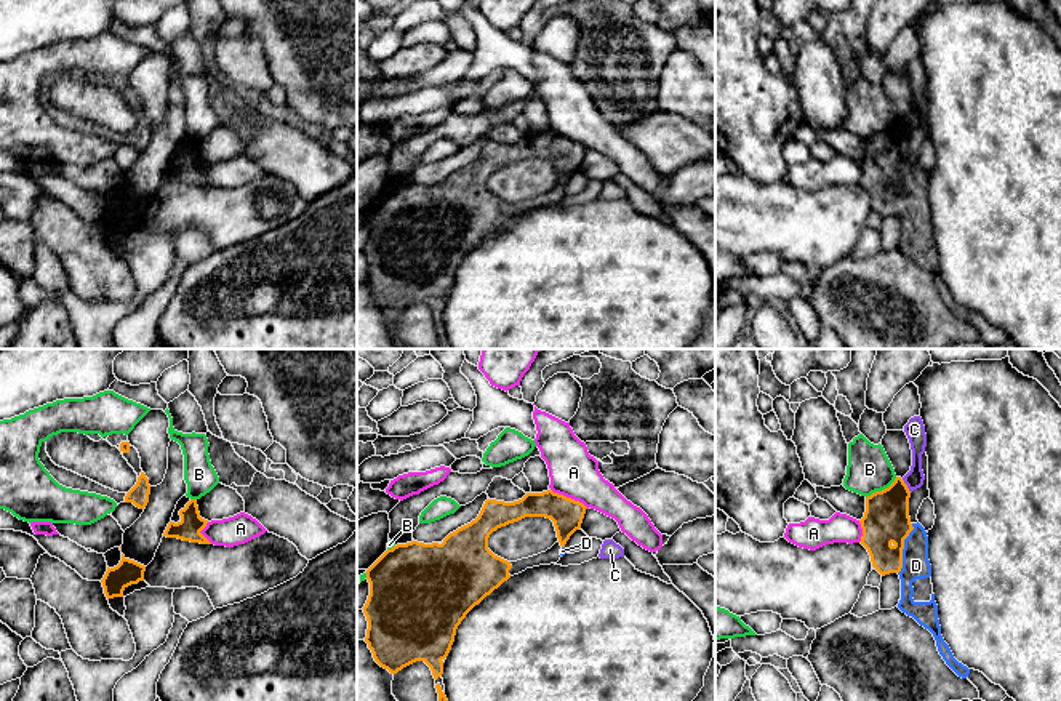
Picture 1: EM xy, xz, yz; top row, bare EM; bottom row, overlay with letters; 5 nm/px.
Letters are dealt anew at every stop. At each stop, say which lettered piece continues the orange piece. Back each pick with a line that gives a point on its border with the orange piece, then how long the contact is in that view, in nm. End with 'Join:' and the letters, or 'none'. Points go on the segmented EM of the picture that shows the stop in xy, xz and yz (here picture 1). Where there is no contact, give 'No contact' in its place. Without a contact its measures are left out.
D: Touches orange at yz (903, 548). Shared border 260 nm
Join: D

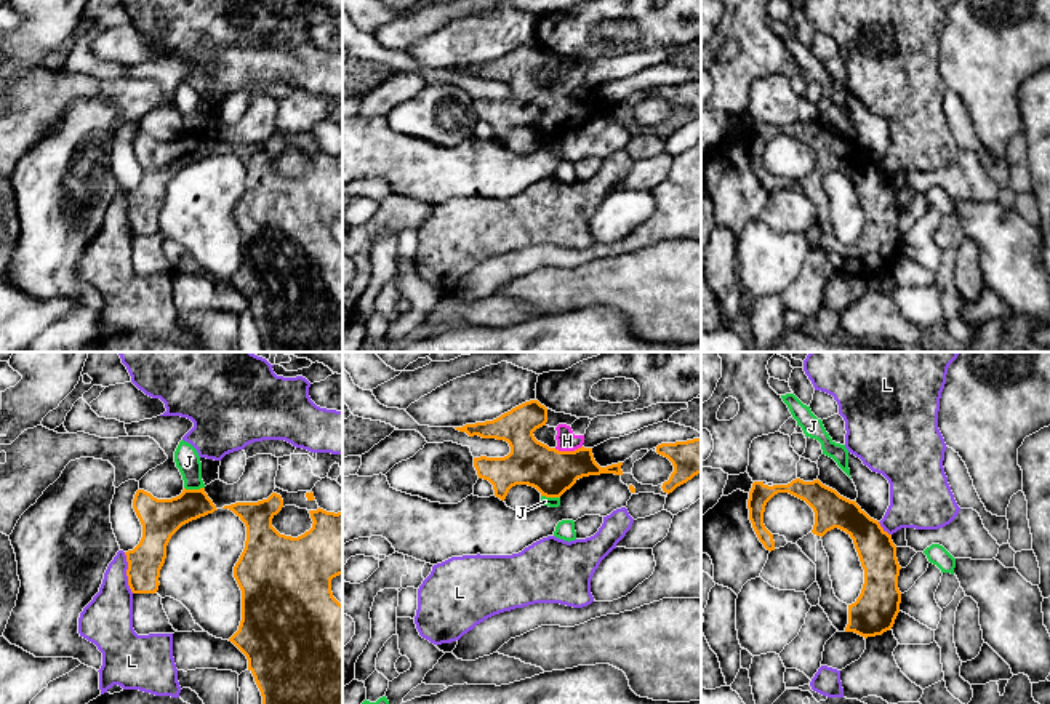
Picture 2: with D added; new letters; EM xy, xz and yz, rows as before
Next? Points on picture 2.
H: Touches orange at xz (567, 452). Shared border 140 nm
Join: H

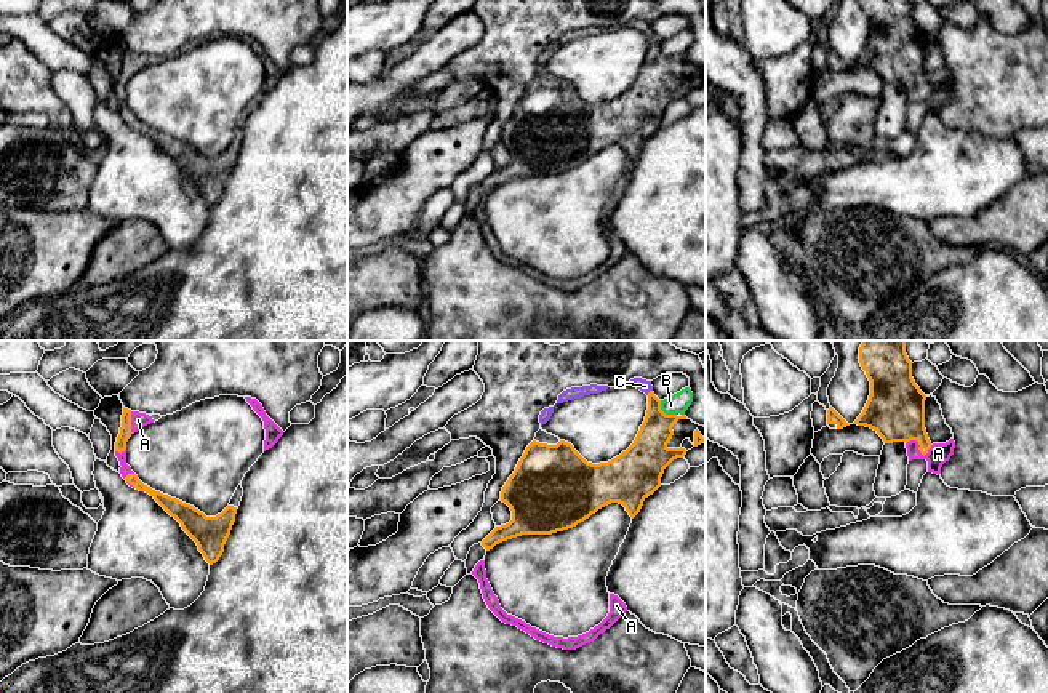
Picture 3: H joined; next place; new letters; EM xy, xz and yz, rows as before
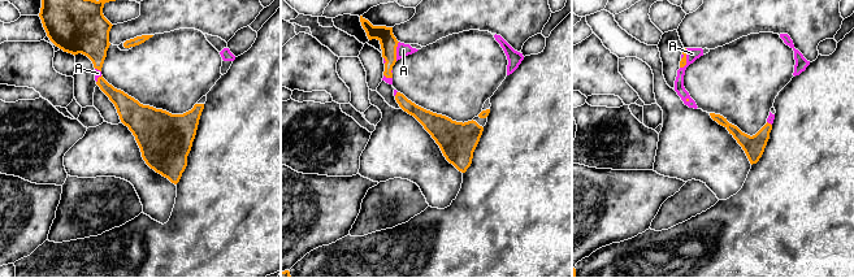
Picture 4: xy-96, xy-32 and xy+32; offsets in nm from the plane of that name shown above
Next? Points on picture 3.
A: Touches orange at yz (919, 447). Shared border 140 nm
C: Touches orange at xz (648, 392). Shared border 40 nm
Join: A, C

